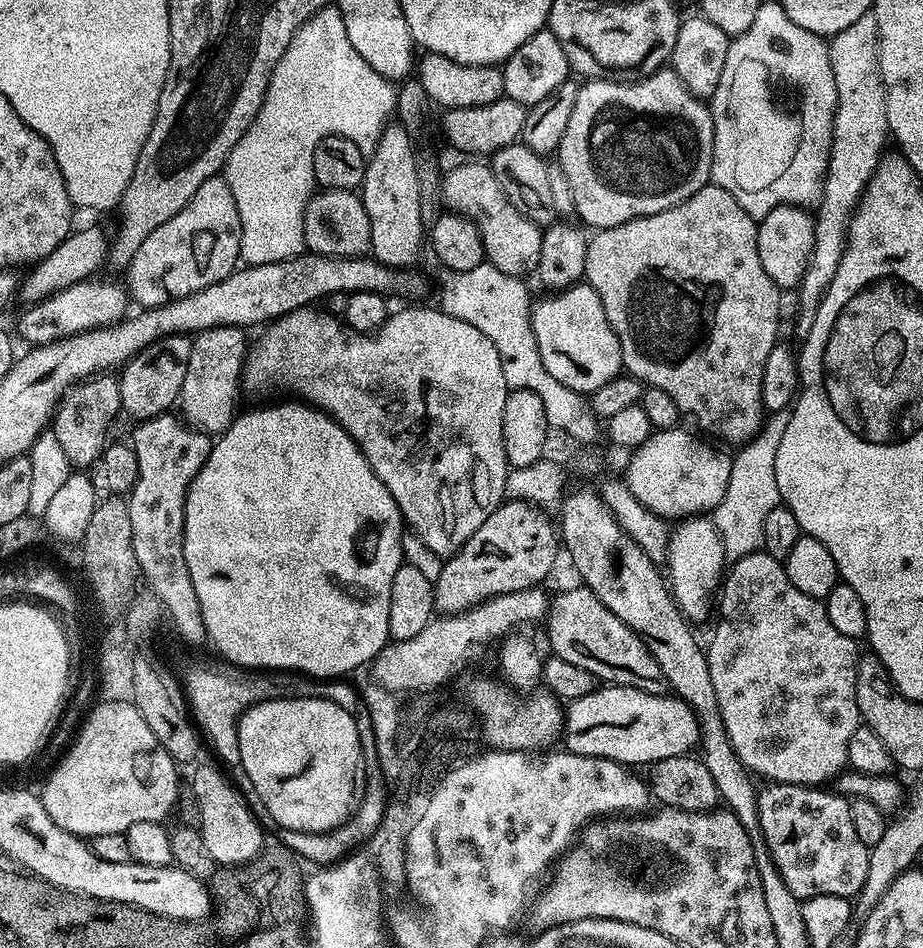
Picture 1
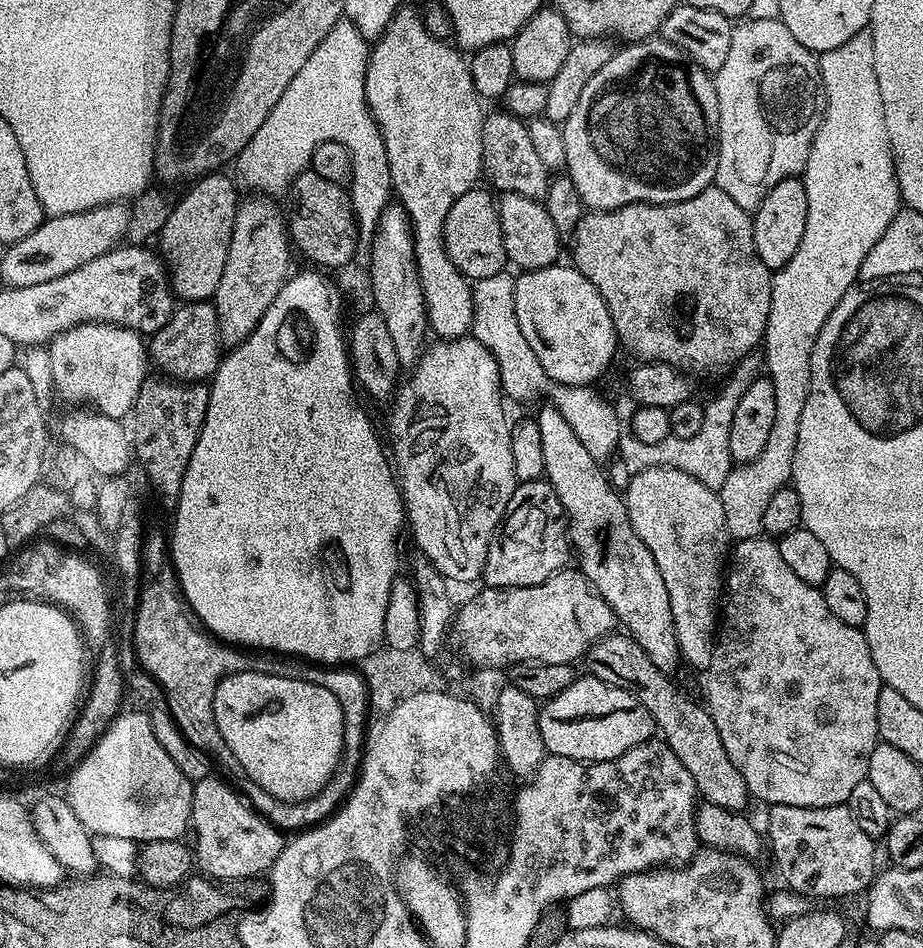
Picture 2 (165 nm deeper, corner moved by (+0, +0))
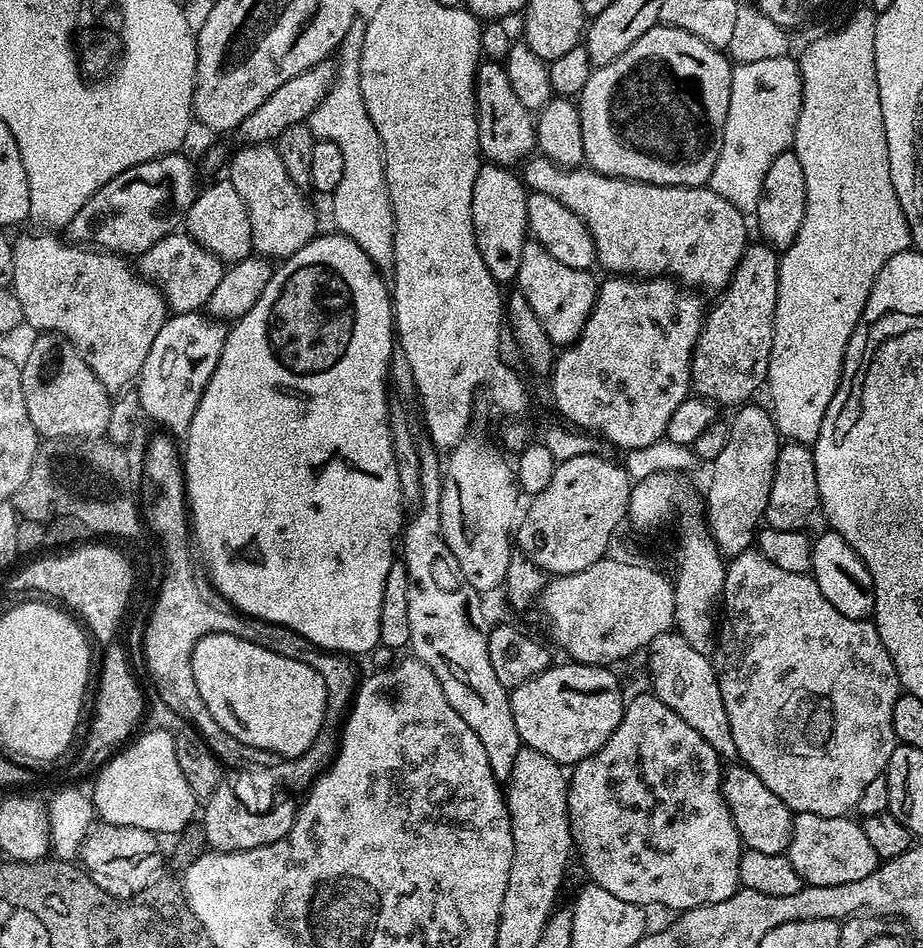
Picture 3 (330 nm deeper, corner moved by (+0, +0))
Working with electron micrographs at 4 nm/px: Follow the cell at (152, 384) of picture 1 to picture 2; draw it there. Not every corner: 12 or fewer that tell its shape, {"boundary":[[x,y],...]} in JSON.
{"boundary":[[209,301],[179,305],[151,335],[149,359],[180,382],[202,382],[220,361]]}

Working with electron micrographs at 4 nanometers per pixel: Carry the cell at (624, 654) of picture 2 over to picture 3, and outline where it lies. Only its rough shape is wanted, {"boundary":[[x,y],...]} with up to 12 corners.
{"boundary":[[732,762],[720,789],[740,843],[784,854],[791,808]]}

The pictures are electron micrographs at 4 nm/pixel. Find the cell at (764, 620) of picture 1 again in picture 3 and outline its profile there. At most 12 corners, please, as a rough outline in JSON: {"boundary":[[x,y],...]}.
{"boundary":[[758,550],[714,665],[739,763],[793,813],[887,773],[898,670],[871,619]]}

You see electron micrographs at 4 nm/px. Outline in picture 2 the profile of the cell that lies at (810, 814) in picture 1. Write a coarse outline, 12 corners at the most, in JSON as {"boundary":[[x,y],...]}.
{"boundary":[[774,804],[766,840],[787,887],[867,893],[878,844],[839,804]]}

